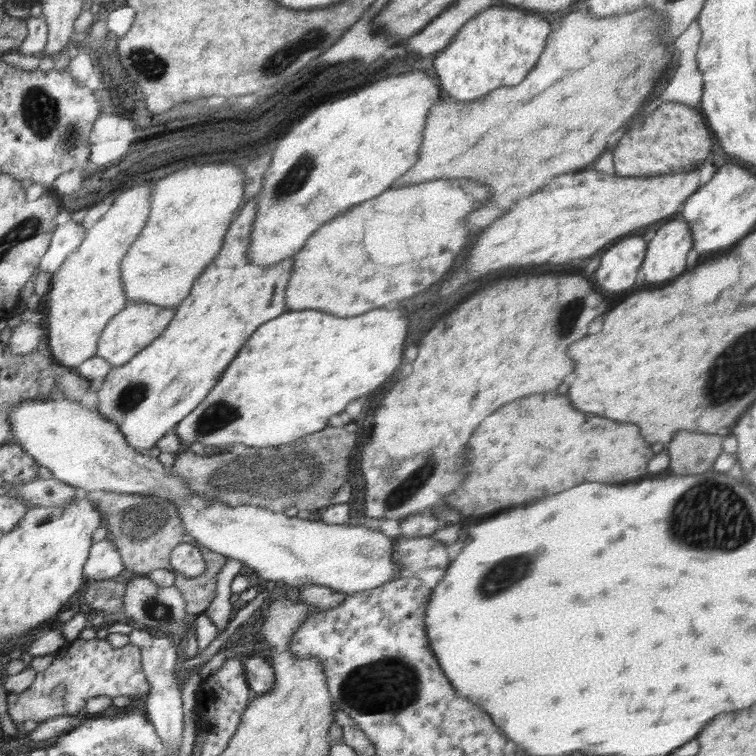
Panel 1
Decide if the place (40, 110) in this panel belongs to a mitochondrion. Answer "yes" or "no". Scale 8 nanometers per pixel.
yes

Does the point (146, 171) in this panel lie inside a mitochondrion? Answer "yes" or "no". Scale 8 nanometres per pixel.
no

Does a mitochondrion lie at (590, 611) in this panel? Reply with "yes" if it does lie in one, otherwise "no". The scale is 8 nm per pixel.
no

